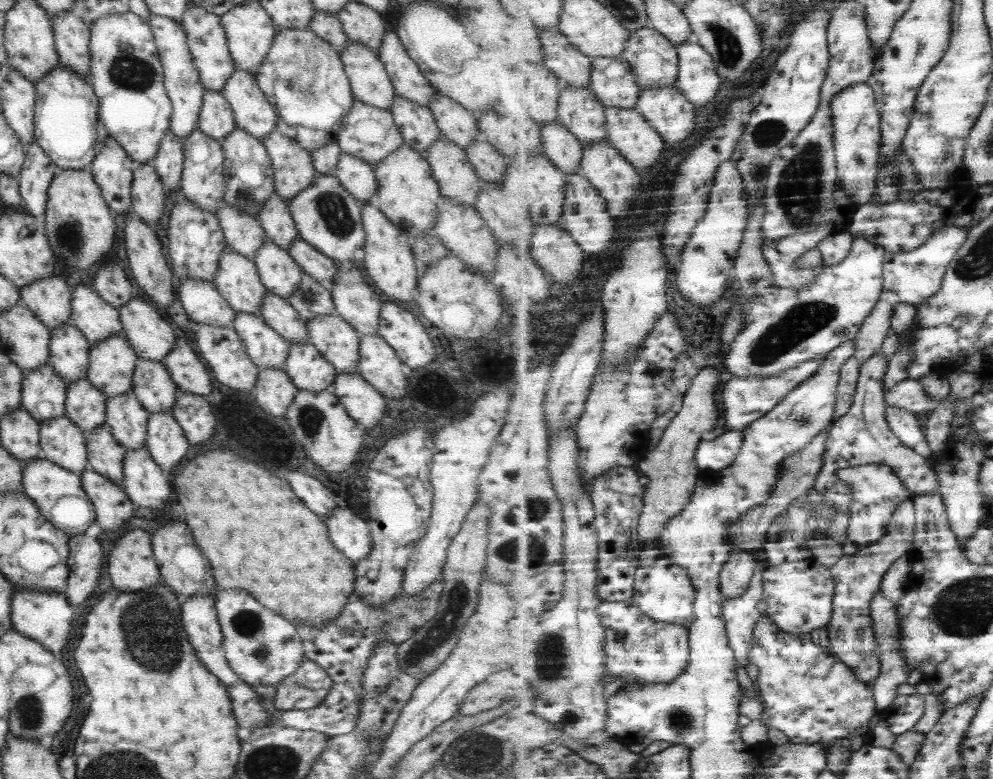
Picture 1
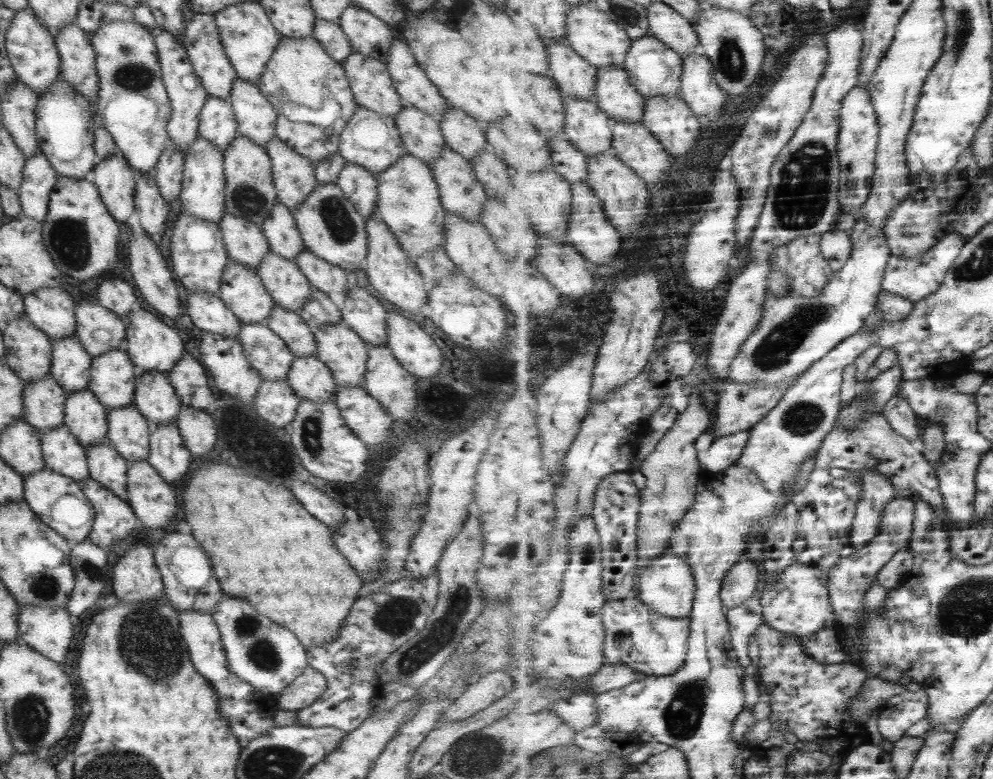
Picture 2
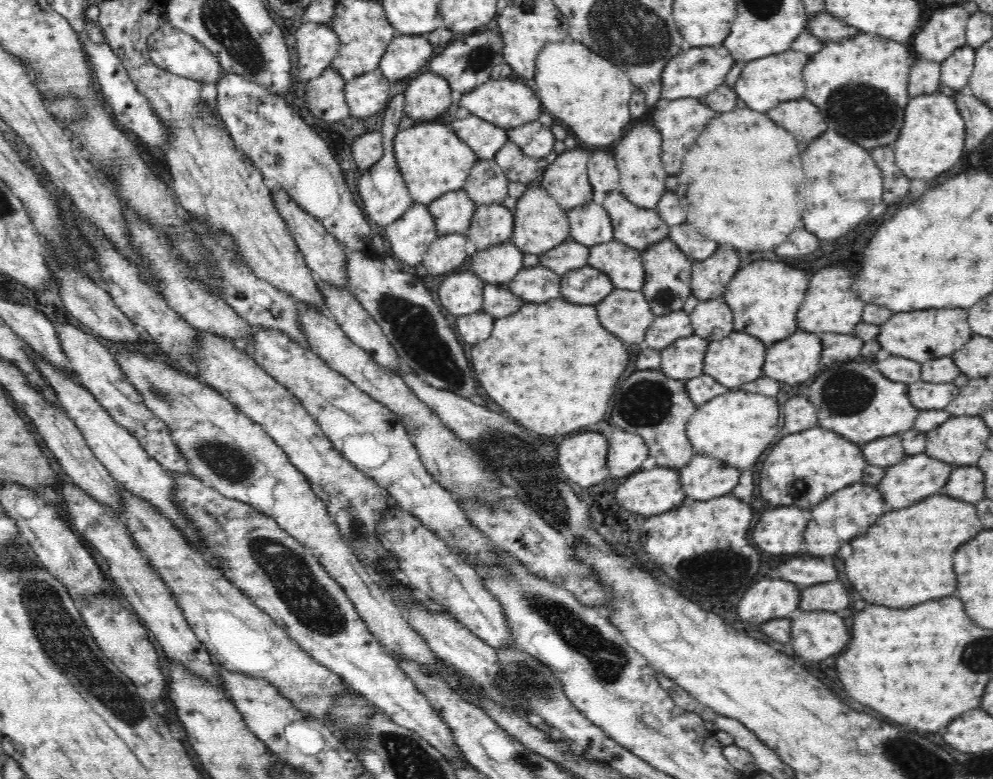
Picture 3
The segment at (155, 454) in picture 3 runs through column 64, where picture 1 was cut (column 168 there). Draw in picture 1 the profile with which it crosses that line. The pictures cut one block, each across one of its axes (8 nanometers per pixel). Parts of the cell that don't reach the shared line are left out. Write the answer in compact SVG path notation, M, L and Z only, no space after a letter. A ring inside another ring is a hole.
M137 293L119 310L120 326L124 332L130 347L134 349L138 359L148 359L156 363L162 363L170 351L176 345L176 336L172 327L157 311L157 307L137 297Z

